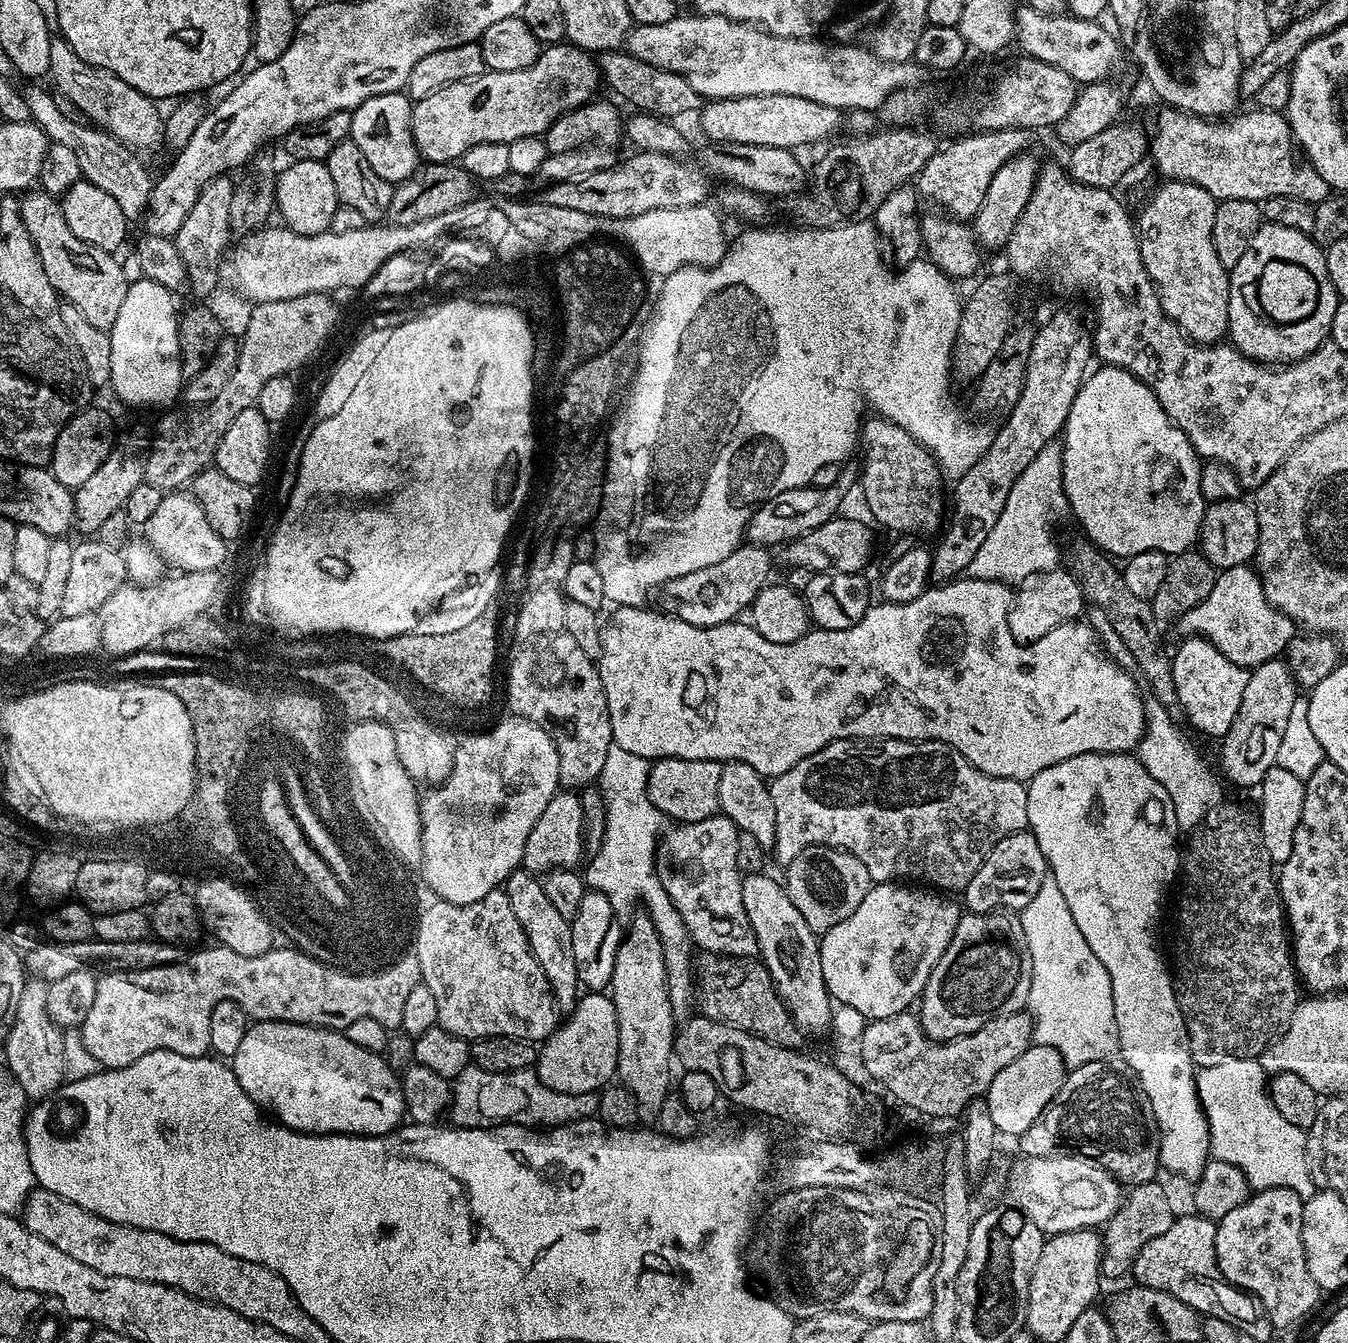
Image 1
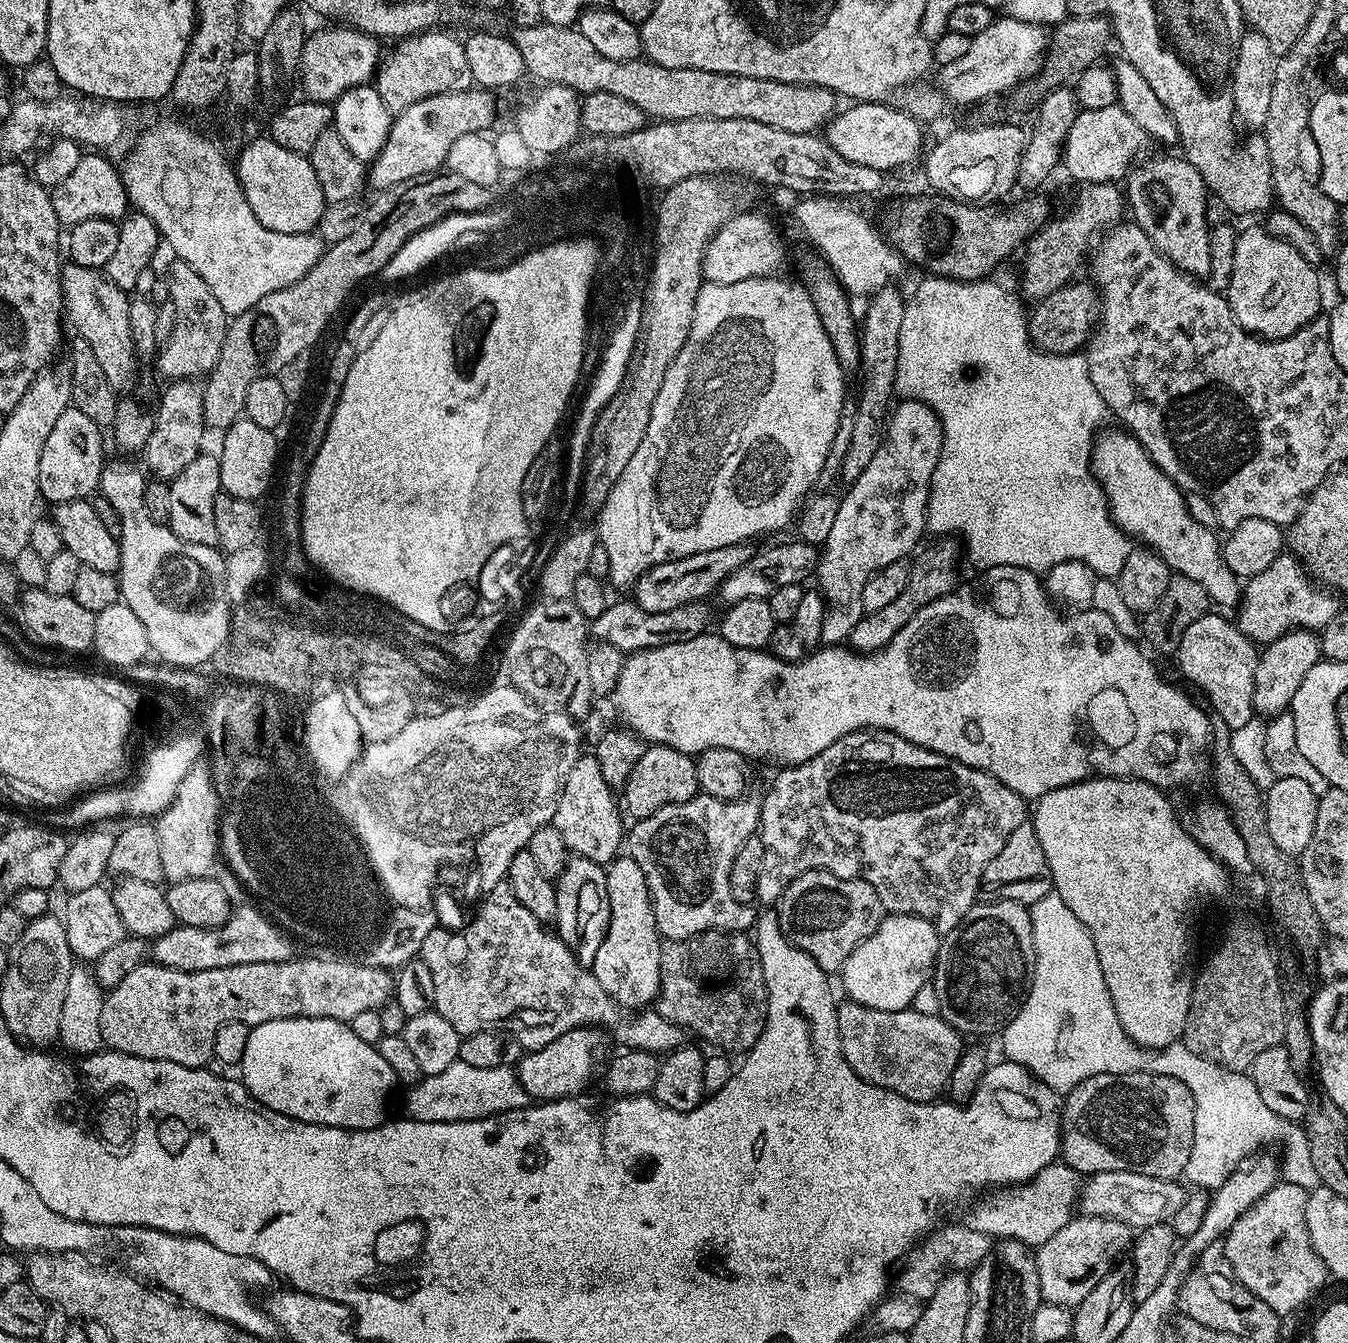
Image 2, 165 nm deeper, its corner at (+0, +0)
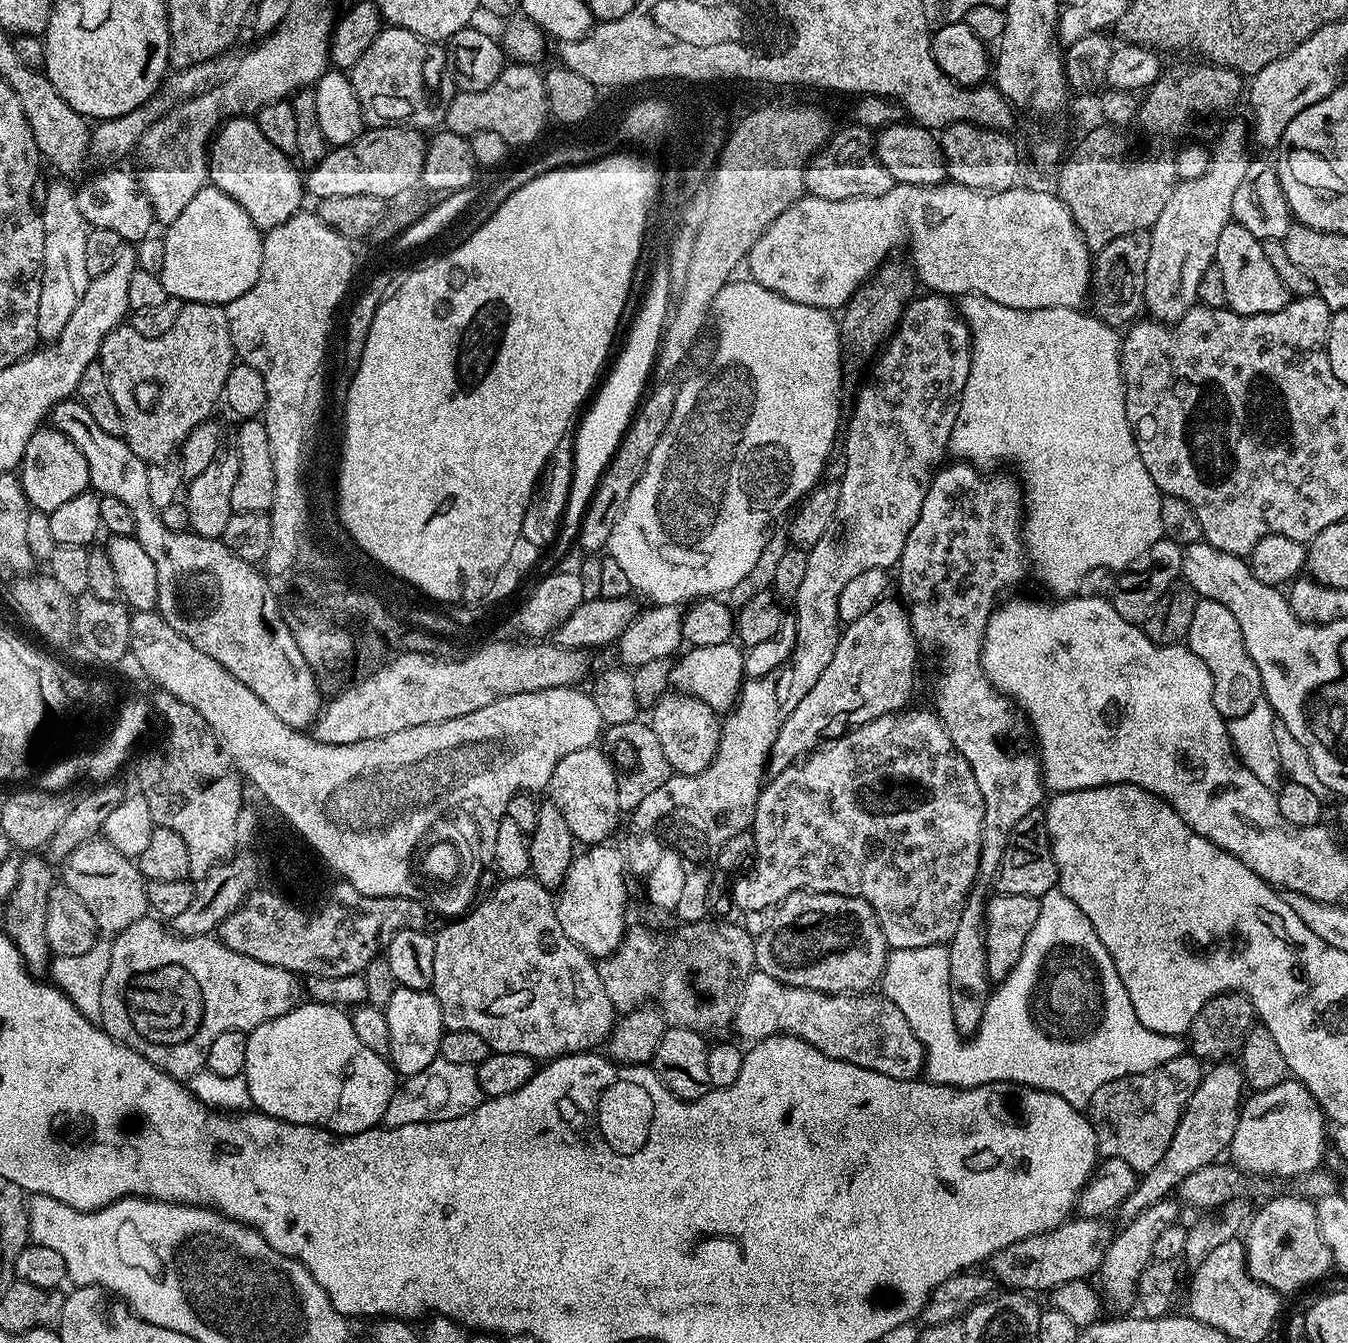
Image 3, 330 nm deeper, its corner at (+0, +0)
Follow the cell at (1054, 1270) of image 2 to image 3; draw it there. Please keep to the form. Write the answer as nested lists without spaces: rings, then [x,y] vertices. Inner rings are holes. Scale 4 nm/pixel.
[[[1216,1062],[1212,1068],[1200,1077],[1198,1090],[1190,1098],[1190,1102],[1184,1111],[1184,1117],[1180,1120],[1174,1132],[1174,1138],[1162,1156],[1162,1162],[1154,1166],[1149,1172],[1139,1177],[1136,1189],[1120,1204],[1118,1215],[1121,1221],[1127,1222],[1134,1219],[1142,1210],[1146,1210],[1154,1202],[1169,1199],[1171,1190],[1179,1189],[1181,1182],[1194,1170],[1202,1170],[1202,1166],[1217,1163],[1220,1156],[1229,1151],[1234,1138],[1234,1130],[1238,1126],[1242,1101],[1246,1096],[1244,1073],[1232,1062]]]

